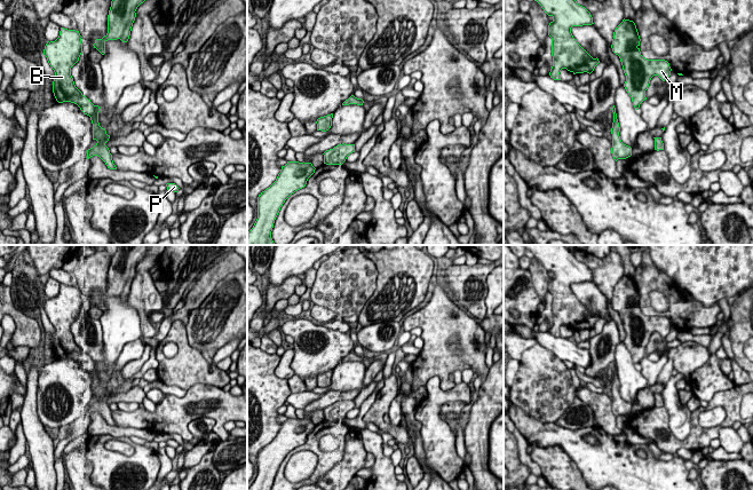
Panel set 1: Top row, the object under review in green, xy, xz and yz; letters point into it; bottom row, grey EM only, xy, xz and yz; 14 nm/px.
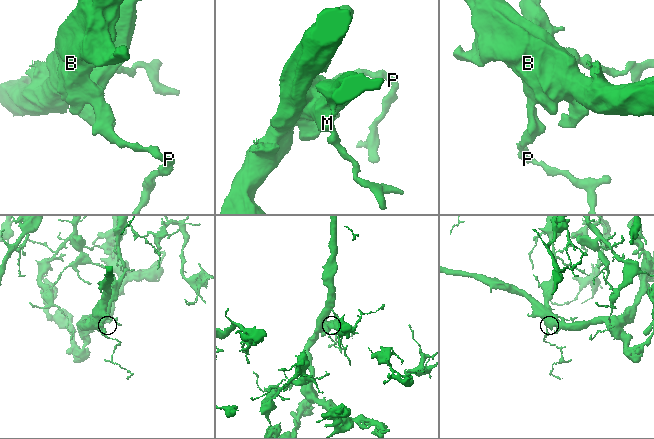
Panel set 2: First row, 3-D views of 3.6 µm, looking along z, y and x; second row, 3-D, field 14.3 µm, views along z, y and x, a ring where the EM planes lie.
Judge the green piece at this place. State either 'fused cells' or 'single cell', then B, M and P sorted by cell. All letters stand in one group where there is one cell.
fused cells | B P / M

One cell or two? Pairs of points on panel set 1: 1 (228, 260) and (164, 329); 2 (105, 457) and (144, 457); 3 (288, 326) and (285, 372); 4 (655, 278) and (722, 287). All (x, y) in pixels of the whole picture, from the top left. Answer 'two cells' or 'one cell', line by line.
1: one cell
2: one cell
3: two cells
4: two cells

